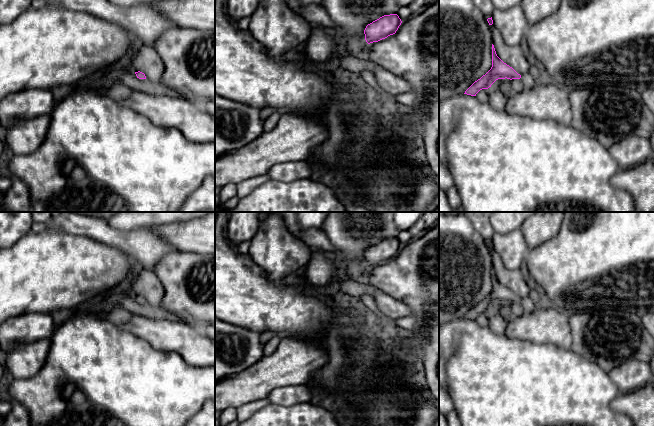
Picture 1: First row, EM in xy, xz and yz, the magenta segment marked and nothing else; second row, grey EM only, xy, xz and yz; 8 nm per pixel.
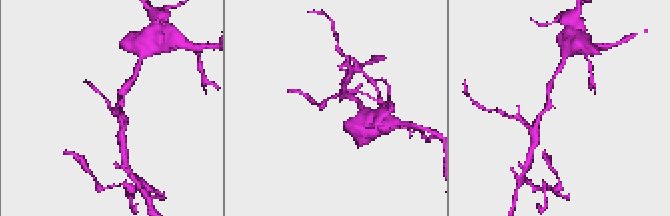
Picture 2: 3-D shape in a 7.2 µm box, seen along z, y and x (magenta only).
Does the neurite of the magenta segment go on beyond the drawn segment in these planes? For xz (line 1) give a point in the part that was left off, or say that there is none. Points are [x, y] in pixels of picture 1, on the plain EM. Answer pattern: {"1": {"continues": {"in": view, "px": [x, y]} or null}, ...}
{"1": {"continues": null}}

